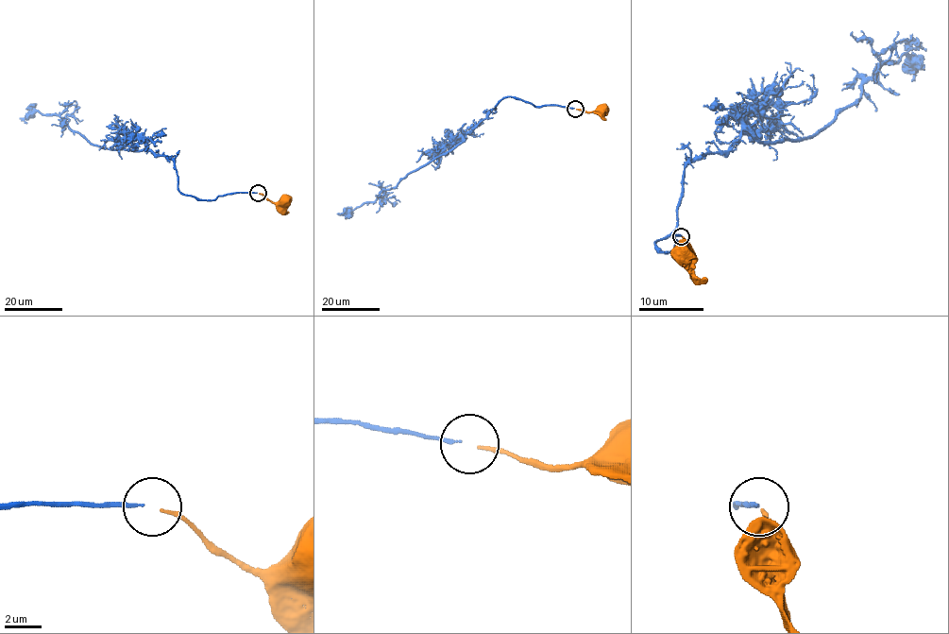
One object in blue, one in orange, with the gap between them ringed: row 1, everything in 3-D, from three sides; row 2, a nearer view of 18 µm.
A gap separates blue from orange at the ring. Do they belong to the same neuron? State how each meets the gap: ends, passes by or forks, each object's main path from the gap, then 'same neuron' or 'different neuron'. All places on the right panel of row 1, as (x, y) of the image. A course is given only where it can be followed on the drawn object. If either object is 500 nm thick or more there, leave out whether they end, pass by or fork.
blue ends | orange ends | blue via (680, 235), (669, 251), (654, 244), (703, 155), (748, 129), (810, 137), (906, 55), (912, 81) | orange via (682, 237), (688, 248), (688, 258), (682, 253) | same neuron

